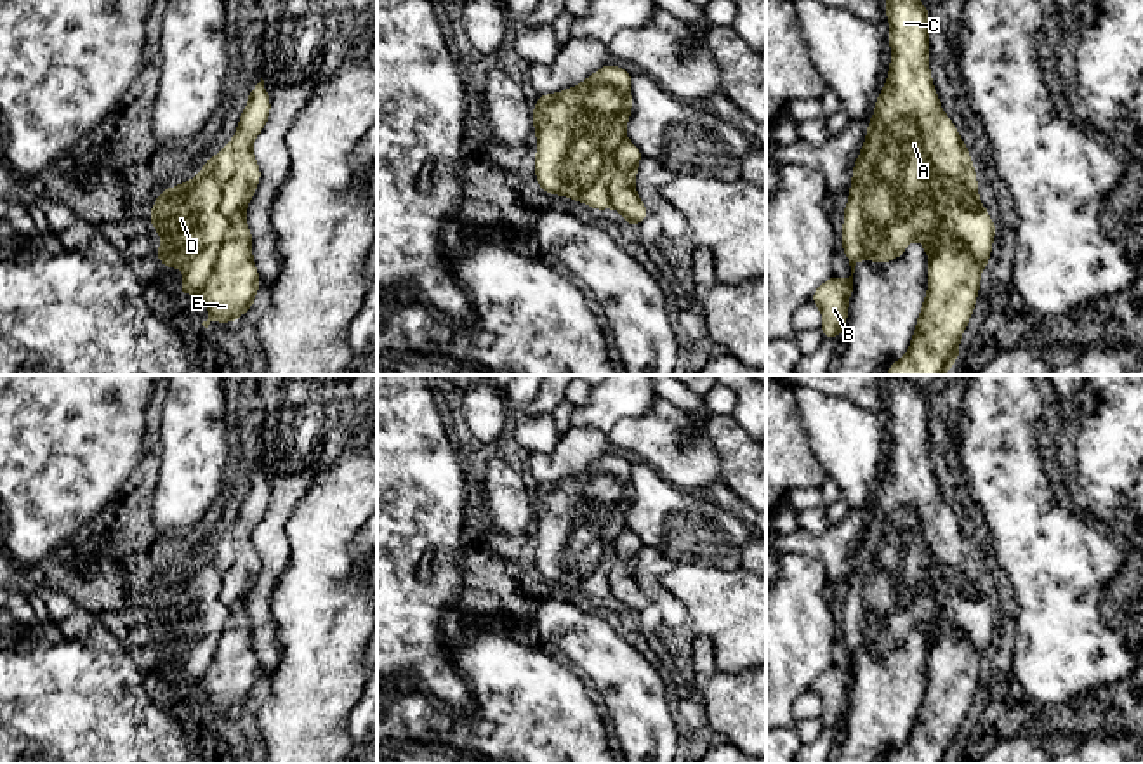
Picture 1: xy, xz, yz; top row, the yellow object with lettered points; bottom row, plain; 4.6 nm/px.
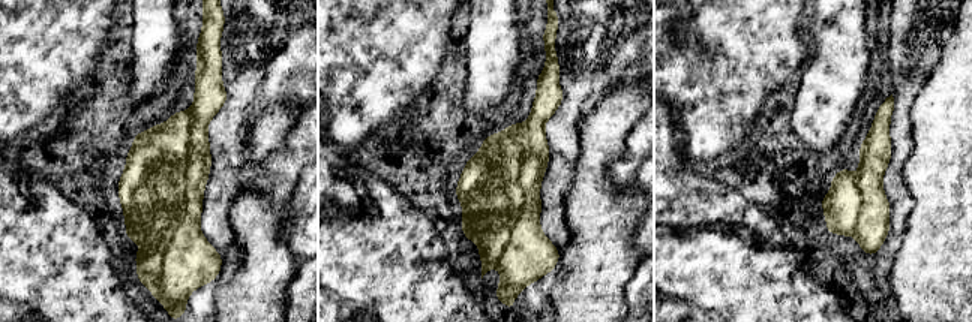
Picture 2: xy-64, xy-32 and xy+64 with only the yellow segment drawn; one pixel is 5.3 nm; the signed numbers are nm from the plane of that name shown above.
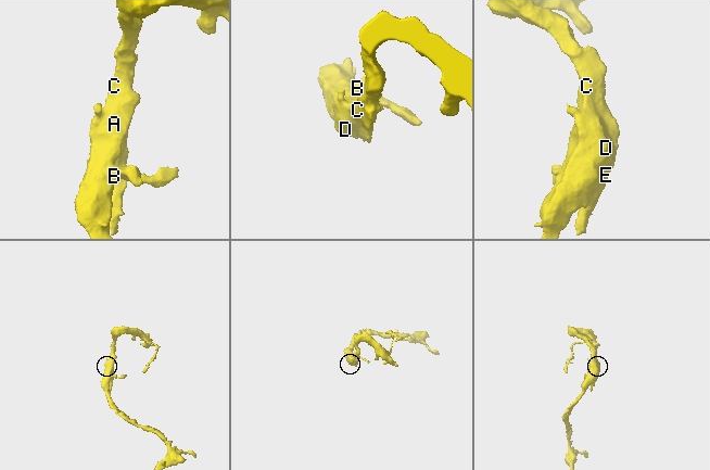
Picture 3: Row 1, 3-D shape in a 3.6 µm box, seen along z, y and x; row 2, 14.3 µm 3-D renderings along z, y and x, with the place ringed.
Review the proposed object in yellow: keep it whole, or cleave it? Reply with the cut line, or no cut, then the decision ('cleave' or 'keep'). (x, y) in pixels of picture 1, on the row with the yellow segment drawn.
cut in xy along (224, 150), (219, 210), (228, 231), (216, 266), (200, 289); cleave

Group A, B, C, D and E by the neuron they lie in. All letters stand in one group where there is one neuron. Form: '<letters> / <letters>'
A B C D / E

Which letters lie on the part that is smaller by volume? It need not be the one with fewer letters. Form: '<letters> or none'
E

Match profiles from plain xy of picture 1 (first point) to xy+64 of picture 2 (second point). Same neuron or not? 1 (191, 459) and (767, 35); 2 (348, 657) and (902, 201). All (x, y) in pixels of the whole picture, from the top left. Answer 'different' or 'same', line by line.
1: different
2: different

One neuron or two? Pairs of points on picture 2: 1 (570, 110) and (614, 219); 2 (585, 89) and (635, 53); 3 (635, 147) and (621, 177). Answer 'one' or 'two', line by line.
1: two
2: two
3: one

